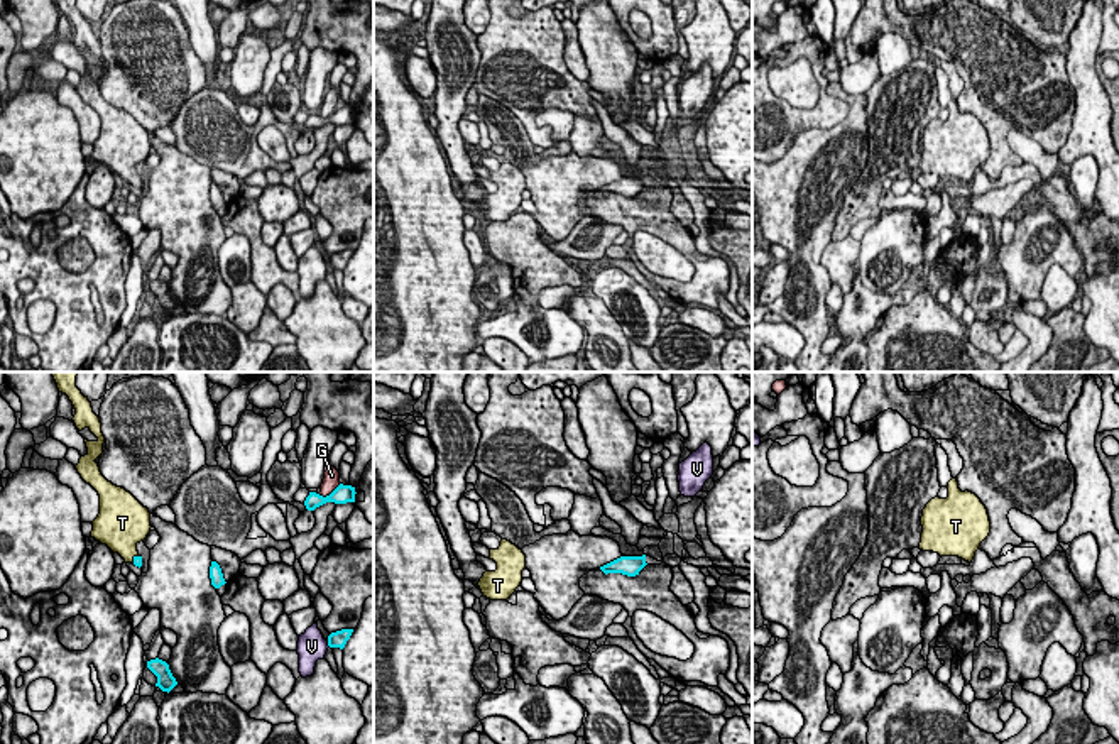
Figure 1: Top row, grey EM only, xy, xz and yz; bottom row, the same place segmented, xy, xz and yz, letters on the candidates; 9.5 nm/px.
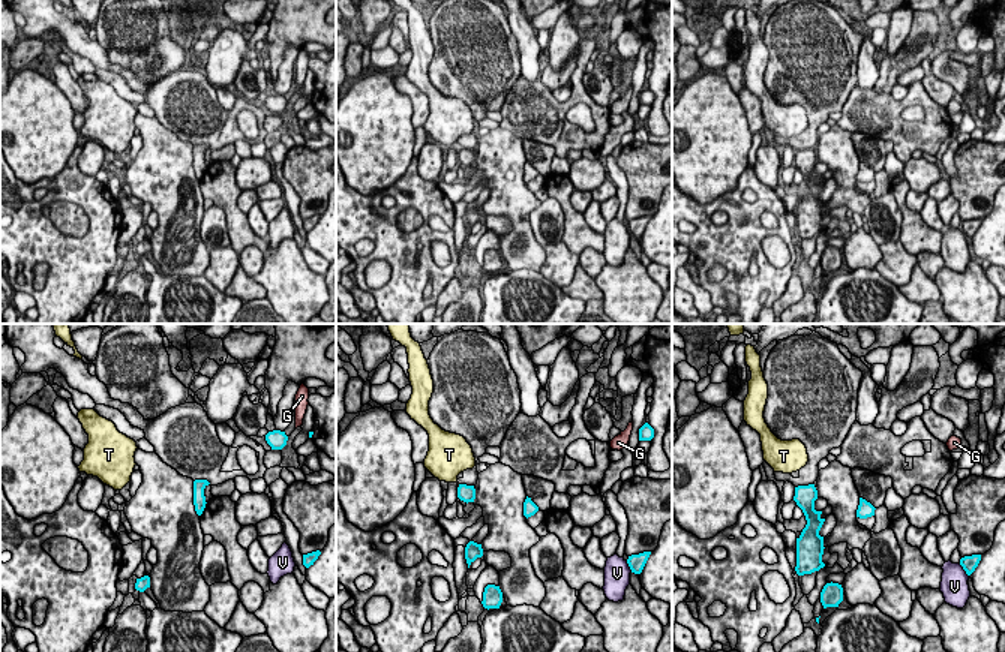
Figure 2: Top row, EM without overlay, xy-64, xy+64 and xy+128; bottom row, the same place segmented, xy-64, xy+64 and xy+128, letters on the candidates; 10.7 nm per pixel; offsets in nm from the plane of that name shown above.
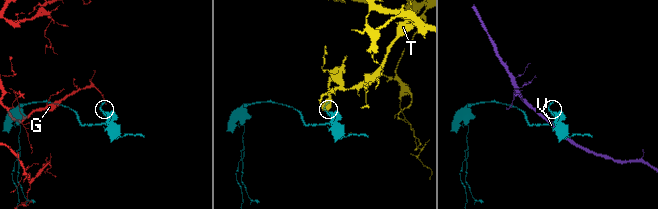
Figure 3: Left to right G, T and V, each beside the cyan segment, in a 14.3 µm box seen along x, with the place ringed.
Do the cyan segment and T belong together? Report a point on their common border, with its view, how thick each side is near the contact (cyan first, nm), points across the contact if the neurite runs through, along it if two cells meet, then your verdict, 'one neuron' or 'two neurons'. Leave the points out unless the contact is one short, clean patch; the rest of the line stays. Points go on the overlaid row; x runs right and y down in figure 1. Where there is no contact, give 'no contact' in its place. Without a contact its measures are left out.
contact xy (134, 558); calibres 100 and 320 nm; way xy (137, 560), (134, 558), (120, 536); one neuron

